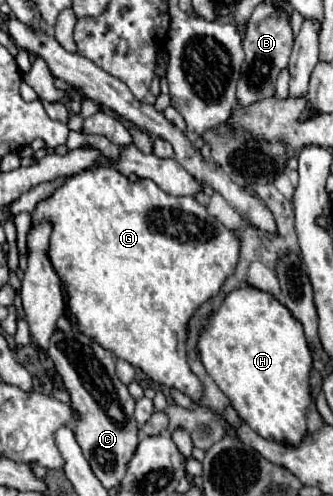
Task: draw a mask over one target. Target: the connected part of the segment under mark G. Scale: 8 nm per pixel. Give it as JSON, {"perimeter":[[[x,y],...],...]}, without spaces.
{"perimeter":[[[96,168],[96,170],[84,170],[72,178],[68,178],[62,186],[58,186],[54,190],[52,196],[40,200],[32,212],[32,226],[50,222],[52,224],[52,234],[50,234],[50,246],[48,246],[48,258],[60,278],[60,284],[64,288],[66,294],[66,308],[68,312],[74,316],[76,320],[76,328],[80,334],[92,338],[96,344],[100,344],[104,350],[110,350],[116,358],[122,358],[126,362],[130,362],[132,366],[140,368],[146,376],[150,376],[154,382],[168,386],[168,388],[176,388],[182,394],[186,394],[194,404],[202,402],[204,396],[204,386],[202,382],[192,374],[188,362],[186,362],[186,324],[190,320],[190,316],[194,314],[194,310],[206,302],[210,296],[218,294],[220,286],[224,284],[226,276],[230,276],[234,272],[234,266],[238,262],[238,238],[234,236],[232,230],[224,228],[214,216],[208,216],[206,208],[200,206],[192,196],[170,196],[164,190],[160,190],[154,182],[150,180],[128,180],[126,176],[118,174],[114,168]]]}

